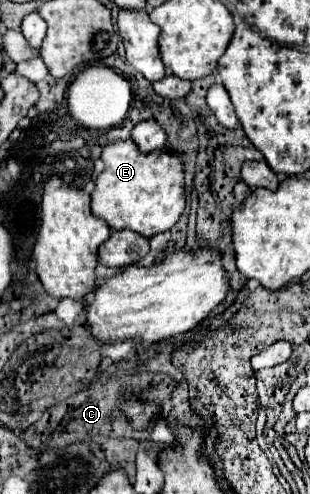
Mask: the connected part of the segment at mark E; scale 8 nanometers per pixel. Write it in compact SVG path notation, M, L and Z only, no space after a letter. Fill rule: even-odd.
M133 139L109 143L101 155L105 169L95 179L91 193L91 211L105 219L111 229L131 229L145 237L169 231L185 209L185 179L183 163L169 149L143 153Z

